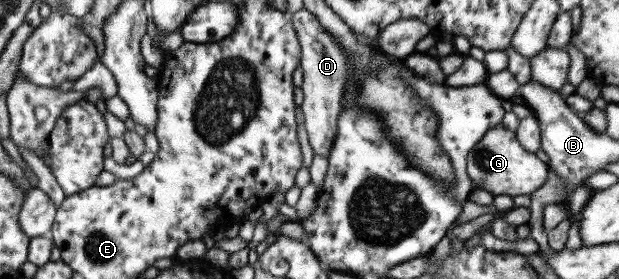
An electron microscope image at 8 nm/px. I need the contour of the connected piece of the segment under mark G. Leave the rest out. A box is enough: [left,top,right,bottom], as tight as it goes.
[466,124,548,197]

